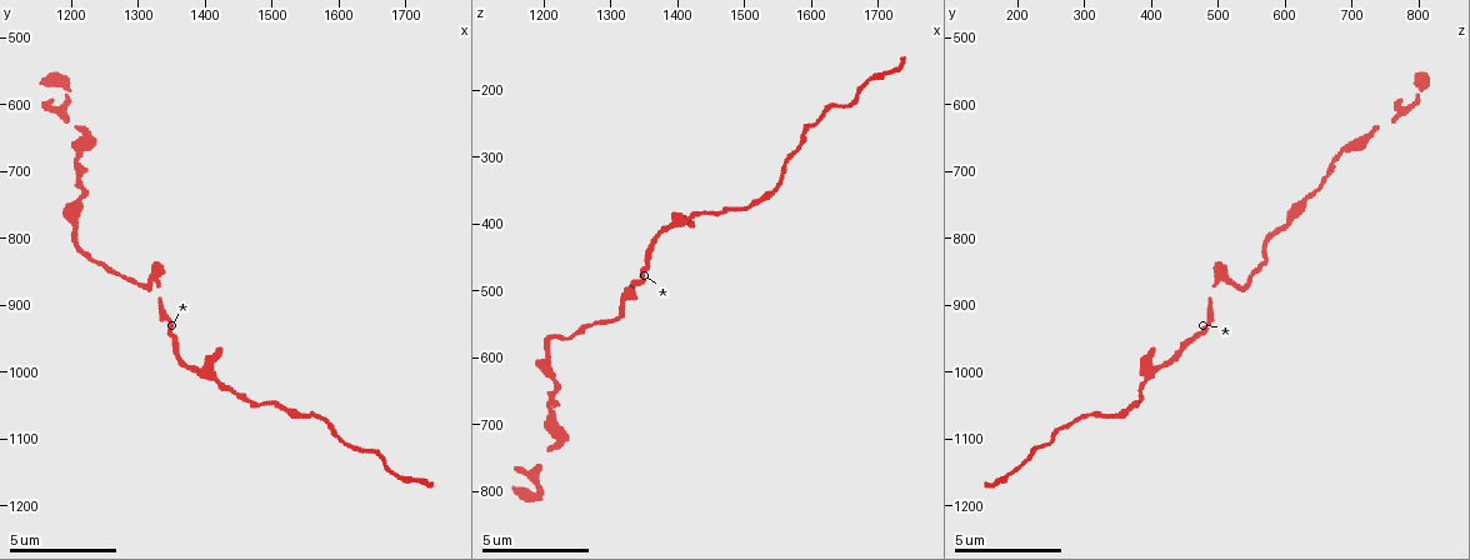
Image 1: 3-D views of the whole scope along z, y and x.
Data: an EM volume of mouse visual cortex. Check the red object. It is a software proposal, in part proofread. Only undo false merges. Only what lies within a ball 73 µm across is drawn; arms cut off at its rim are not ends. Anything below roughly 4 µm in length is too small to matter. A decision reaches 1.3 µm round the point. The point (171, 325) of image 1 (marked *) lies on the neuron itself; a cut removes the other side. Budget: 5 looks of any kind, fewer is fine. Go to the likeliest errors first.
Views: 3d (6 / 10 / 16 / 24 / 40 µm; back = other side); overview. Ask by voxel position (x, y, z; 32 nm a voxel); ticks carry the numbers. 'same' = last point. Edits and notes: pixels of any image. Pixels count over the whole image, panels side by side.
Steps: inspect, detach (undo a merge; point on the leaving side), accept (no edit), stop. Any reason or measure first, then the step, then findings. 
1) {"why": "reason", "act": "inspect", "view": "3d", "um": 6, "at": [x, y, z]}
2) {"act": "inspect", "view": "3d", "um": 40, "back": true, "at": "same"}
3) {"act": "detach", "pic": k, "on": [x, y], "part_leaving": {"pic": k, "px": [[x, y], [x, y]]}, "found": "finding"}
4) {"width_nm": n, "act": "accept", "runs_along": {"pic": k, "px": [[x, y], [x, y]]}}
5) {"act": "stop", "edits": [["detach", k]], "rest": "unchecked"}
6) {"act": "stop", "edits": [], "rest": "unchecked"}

{"why": "sudden change in width", "act": "inspect", "view": "3d", "um": 6, "at": [1300, 870, 545]}

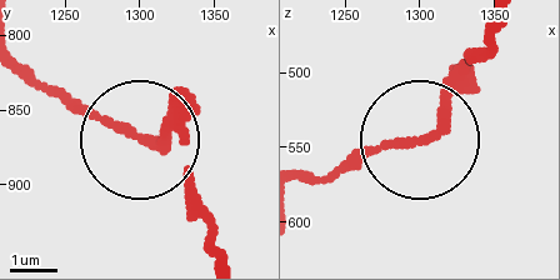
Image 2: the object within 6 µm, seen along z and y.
{"why": "from behind", "act": "inspect", "view": "3d", "um": 6, "back": true, "at": [1302, 868, 544]}

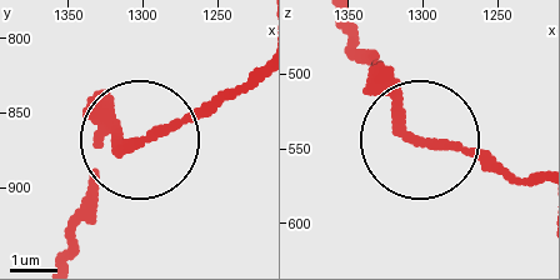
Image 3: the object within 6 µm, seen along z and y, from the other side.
{"act": "accept", "runs_along": {"pic": 3, "px": [[71, 228], [104, 140], [175, 129], [259, 65]]}, "found": "all the same neuron"}

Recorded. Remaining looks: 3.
{"act": "inspect", "view": "3d", "um": 6, "at": [1180, 610, 775]}

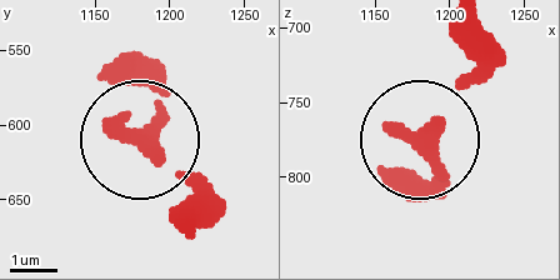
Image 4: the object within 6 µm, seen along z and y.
{"act": "inspect", "view": "3d", "um": 6, "back": true, "at": [1184, 612, 776]}

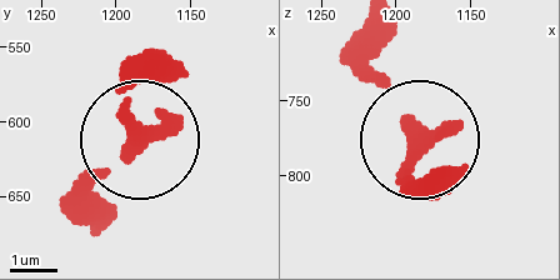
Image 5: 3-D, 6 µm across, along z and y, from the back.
{"width_nm": 240, "act": "accept", "runs_along": {"pic": 5, "px": [[375, 29], [379, 76], [419, 136], [410, 173], [430, 193]]}, "found": "all the same neuron"}

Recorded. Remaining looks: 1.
{"act": "stop", "edits": [], "rest": "unchecked"}

